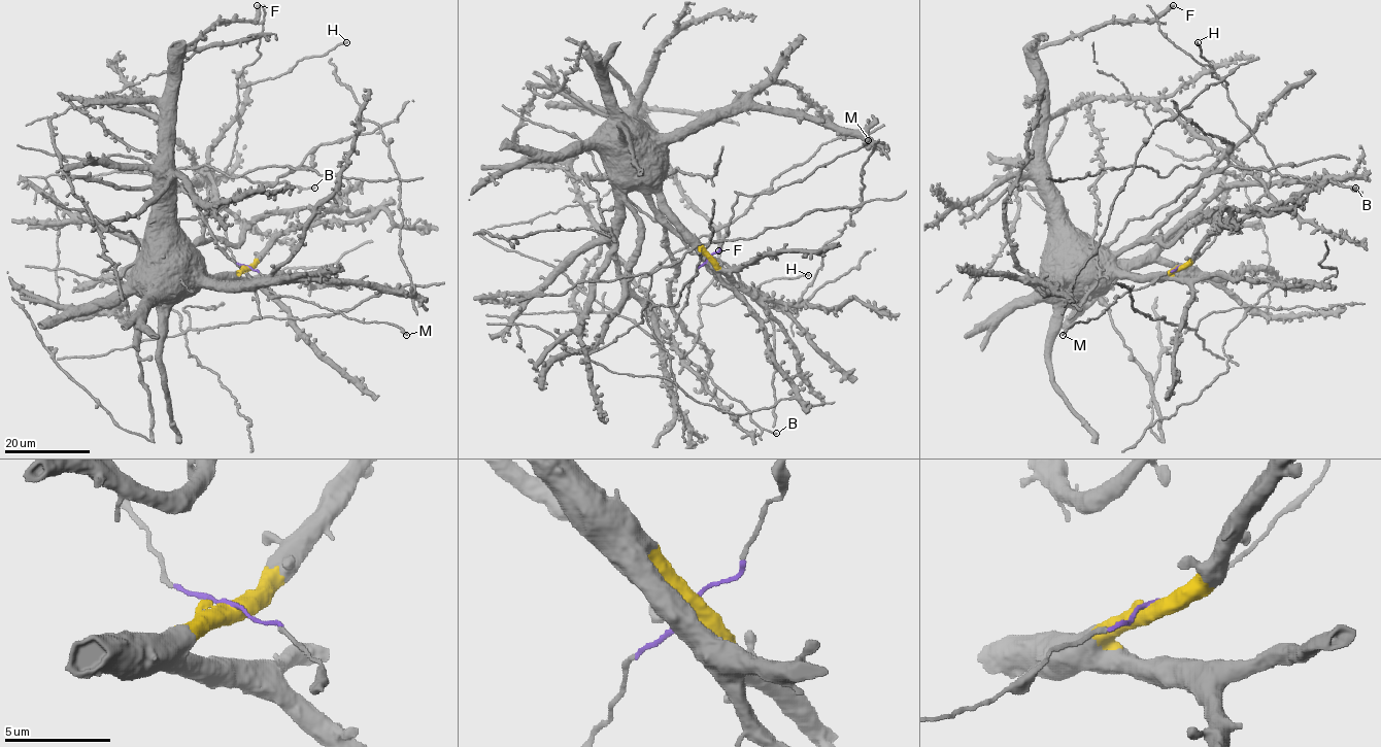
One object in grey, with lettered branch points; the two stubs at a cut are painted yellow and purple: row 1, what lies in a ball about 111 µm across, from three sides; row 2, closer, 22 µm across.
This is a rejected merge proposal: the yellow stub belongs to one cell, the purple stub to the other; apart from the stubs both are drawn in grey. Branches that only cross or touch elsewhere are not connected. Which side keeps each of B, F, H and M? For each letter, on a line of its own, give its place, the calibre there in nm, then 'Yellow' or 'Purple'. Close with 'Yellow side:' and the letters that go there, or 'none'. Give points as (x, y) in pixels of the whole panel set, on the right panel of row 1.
B: Place: (1355, 188). Thickness 180 nm. Purple
F: Place: (1173, 5). Thickness 480 nm. Yellow
H: Place: (1198, 42). Thickness 220 nm. Purple
M: Place: (1063, 335). Thickness 180 nm. Purple
Yellow side: F

